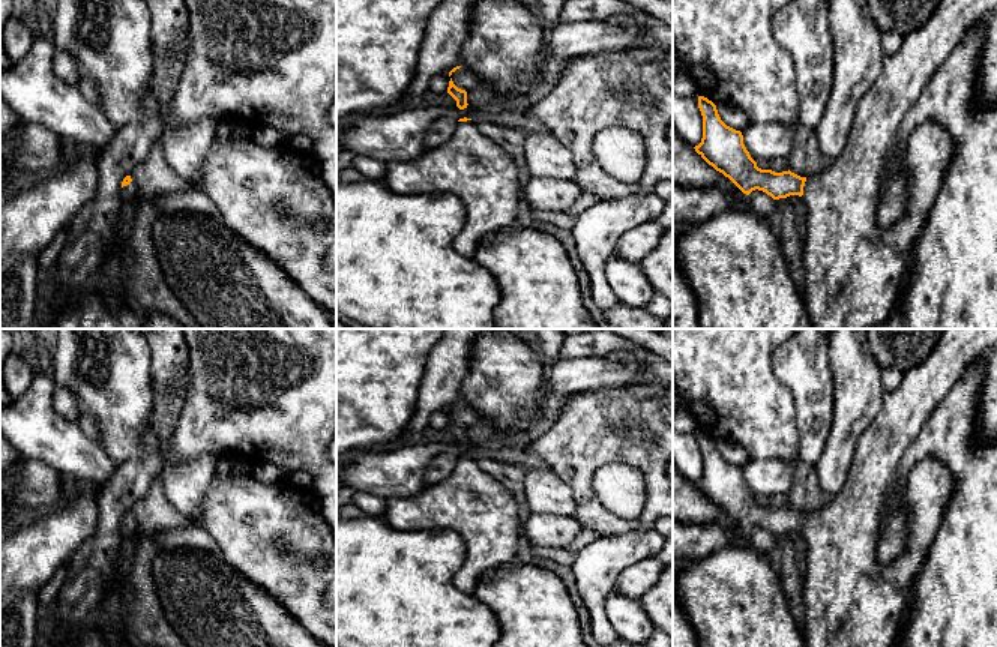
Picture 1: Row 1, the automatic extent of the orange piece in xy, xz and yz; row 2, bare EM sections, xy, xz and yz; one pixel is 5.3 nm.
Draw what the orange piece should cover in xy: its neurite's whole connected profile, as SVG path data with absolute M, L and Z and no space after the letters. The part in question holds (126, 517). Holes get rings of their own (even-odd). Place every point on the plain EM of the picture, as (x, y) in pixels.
M126 512L123 515L120 531L122 542L125 542L126 545L122 546L119 555L119 569L116 578L111 587L105 591L105 594L114 594L114 590L119 590L117 597L120 602L120 615L114 618L105 608L99 608L99 612L93 624L96 630L105 638L110 647L116 647L119 642L126 641L129 638L125 620L122 617L122 611L125 608L125 603L131 600L132 591L125 581L125 572L128 555L132 551L132 545L141 537L140 525L137 519L131 515L131 512Z

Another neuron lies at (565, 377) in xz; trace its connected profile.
M631 356L559 359L548 366L547 395L569 396L592 390L631 390L649 381L649 375Z

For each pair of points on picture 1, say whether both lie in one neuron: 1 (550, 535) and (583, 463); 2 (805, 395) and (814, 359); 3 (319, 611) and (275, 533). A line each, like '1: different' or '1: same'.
1: different
2: same
3: same

